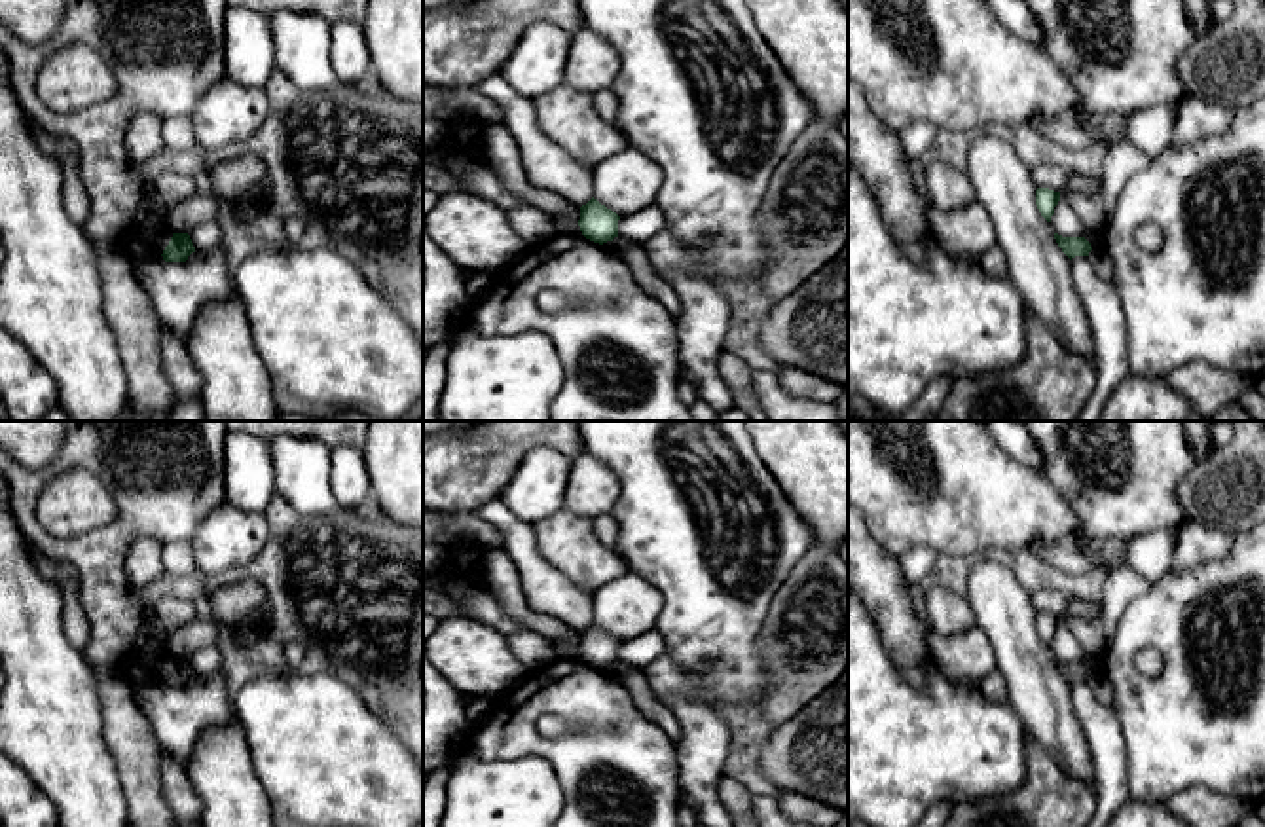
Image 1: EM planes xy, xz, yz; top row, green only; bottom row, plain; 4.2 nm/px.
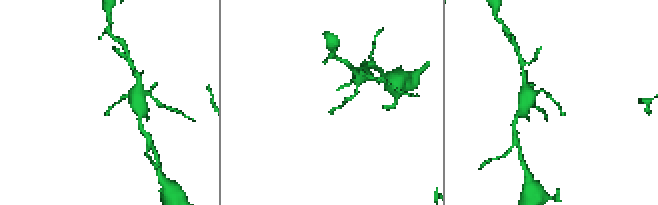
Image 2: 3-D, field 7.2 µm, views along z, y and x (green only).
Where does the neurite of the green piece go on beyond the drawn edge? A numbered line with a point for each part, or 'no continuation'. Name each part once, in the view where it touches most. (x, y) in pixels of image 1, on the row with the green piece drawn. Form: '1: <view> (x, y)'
no continuation

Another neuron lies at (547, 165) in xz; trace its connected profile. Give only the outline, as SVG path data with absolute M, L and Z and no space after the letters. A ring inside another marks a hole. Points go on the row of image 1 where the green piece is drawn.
M501 72L482 80L476 89L501 106L503 123L520 146L522 165L533 186L554 192L577 207L594 197L592 169L577 163L539 129L531 99L520 95Z

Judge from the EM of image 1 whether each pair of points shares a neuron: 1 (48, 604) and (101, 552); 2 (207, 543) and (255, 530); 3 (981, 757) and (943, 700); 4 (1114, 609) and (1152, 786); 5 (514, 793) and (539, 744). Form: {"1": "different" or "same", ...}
{"1": "different", "2": "same", "3": "same", "4": "different", "5": "different"}

